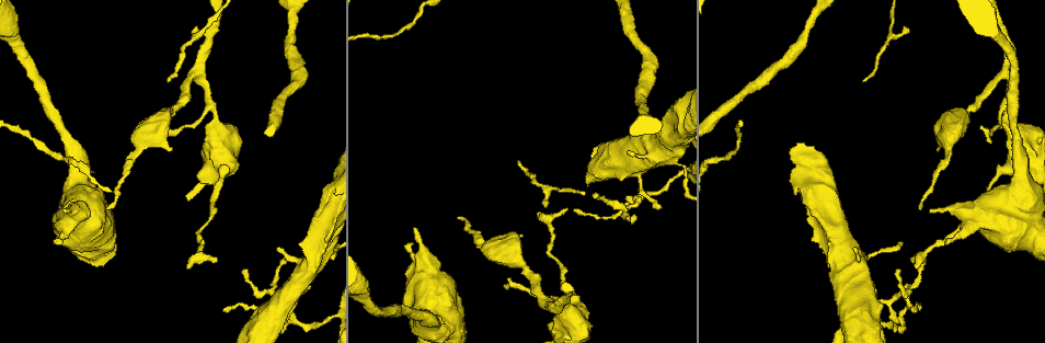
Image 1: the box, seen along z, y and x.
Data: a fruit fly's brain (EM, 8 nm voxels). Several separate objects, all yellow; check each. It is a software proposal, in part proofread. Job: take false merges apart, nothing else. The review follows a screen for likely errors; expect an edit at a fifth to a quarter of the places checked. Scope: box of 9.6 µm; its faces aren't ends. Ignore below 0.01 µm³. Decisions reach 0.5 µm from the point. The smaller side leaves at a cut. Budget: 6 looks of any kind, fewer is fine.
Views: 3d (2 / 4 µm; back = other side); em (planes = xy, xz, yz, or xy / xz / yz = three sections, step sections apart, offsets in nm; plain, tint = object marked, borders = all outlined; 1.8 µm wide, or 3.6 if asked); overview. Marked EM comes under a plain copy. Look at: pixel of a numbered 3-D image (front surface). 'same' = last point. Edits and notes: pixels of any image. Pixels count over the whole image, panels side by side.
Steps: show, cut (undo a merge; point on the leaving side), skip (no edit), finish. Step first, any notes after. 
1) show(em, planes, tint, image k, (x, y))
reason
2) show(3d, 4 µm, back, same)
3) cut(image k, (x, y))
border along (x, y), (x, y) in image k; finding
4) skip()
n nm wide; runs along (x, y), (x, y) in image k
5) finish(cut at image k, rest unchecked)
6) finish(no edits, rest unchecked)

show(em, planes, tint, image 1, (1014, 125))
sudden change in width

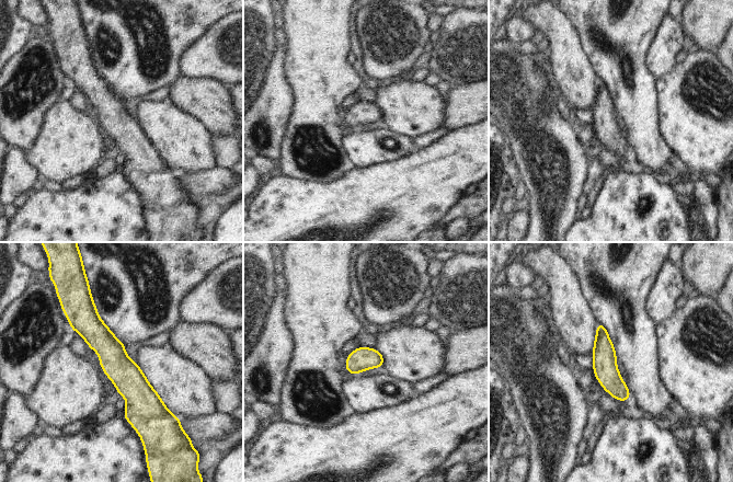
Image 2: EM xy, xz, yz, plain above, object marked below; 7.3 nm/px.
skip()
runs along (91, 307), (144, 426) in image 2; continuous, no second neuron

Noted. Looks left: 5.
show(em, yz, step 8, tint, image 1, (211, 107))
three arms meet

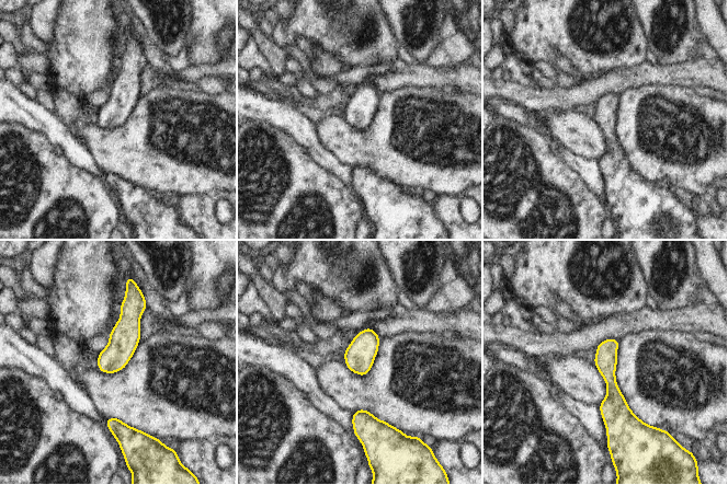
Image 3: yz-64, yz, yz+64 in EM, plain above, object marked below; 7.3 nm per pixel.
show(em, planes, borders, same)

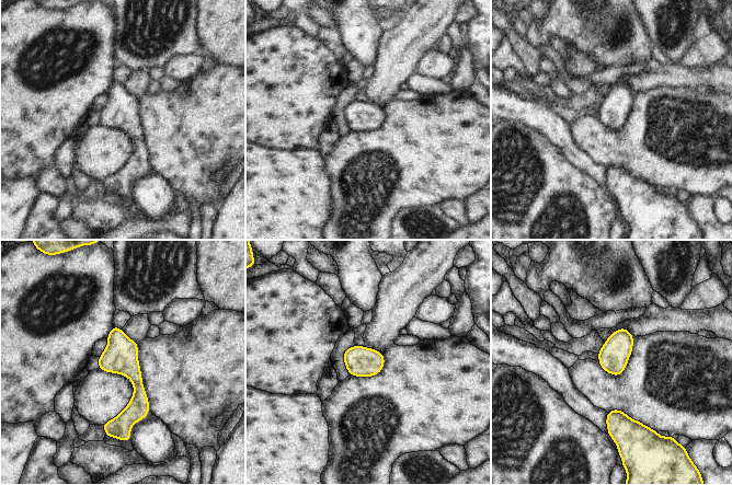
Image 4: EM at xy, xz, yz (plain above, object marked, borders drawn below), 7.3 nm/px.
skip()
runs along (114, 330), (138, 387), (117, 428) in image 4; continuous, no second neuron

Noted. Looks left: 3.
show(3d, 4 µm, image 1, (516, 258))
side arm on a straight run

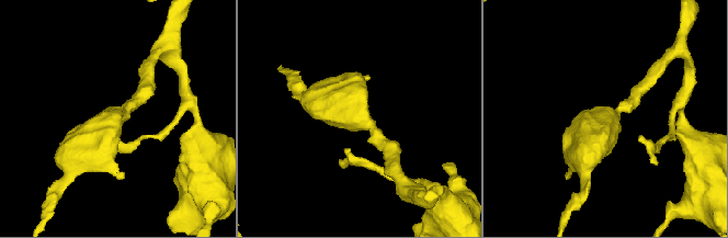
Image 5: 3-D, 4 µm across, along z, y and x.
show(em, xy, step 4, tint, image 5, (608, 117))
need the tissue

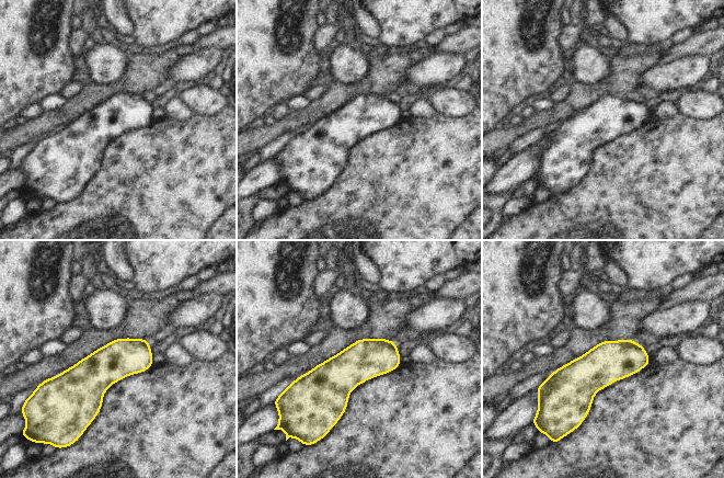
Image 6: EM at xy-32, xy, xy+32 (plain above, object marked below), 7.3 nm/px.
skip()
all the same neuron

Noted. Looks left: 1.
finish(no edits, rest unchecked)

